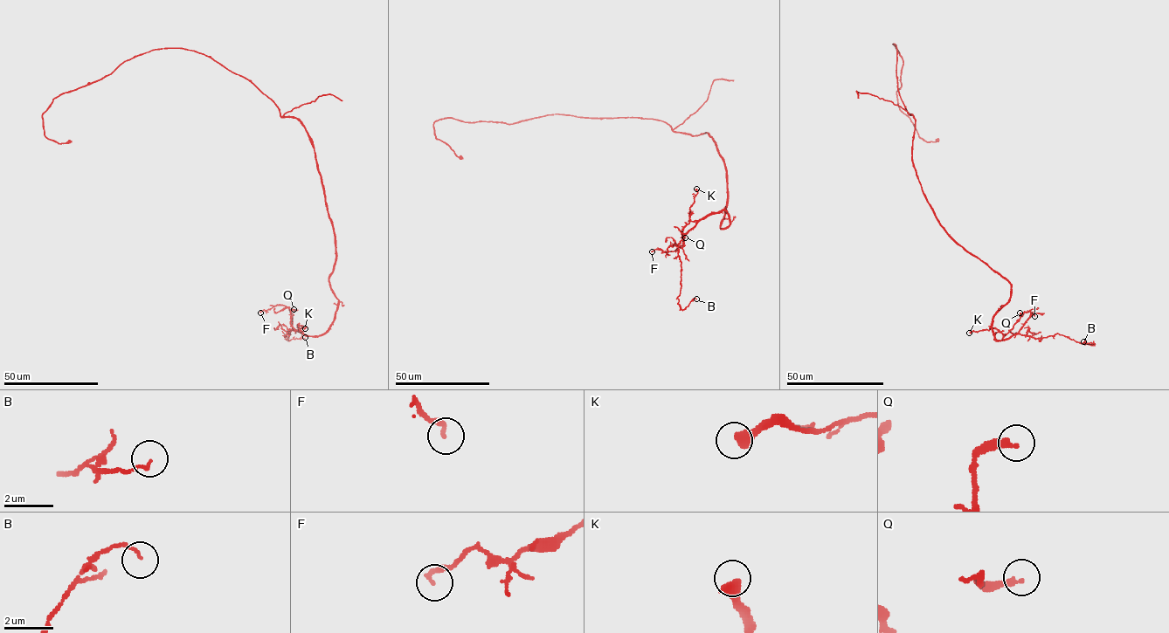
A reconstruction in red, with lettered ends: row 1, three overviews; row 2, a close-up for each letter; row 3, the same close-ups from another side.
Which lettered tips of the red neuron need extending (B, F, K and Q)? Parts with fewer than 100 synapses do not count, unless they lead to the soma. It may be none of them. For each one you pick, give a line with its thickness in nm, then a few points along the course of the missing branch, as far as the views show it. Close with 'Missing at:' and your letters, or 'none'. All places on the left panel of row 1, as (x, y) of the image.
Missing at: none

